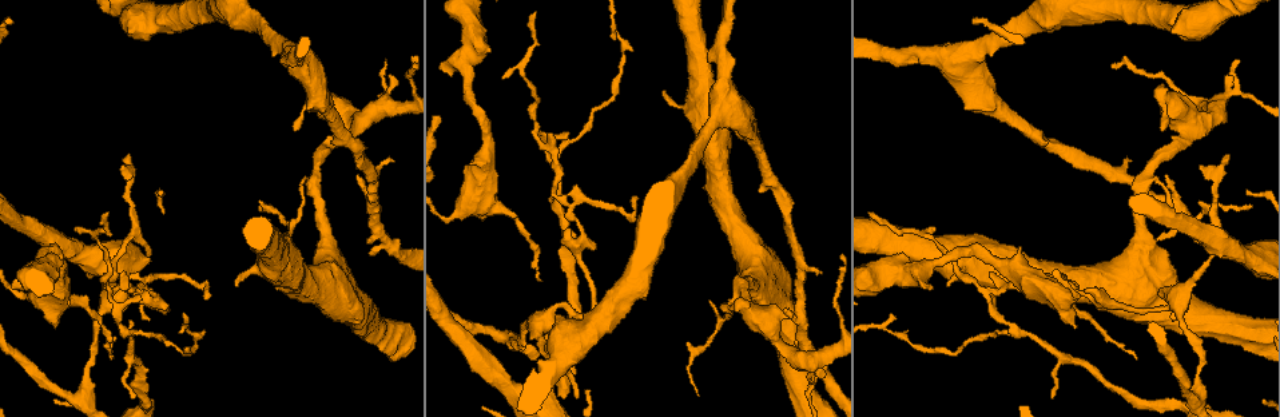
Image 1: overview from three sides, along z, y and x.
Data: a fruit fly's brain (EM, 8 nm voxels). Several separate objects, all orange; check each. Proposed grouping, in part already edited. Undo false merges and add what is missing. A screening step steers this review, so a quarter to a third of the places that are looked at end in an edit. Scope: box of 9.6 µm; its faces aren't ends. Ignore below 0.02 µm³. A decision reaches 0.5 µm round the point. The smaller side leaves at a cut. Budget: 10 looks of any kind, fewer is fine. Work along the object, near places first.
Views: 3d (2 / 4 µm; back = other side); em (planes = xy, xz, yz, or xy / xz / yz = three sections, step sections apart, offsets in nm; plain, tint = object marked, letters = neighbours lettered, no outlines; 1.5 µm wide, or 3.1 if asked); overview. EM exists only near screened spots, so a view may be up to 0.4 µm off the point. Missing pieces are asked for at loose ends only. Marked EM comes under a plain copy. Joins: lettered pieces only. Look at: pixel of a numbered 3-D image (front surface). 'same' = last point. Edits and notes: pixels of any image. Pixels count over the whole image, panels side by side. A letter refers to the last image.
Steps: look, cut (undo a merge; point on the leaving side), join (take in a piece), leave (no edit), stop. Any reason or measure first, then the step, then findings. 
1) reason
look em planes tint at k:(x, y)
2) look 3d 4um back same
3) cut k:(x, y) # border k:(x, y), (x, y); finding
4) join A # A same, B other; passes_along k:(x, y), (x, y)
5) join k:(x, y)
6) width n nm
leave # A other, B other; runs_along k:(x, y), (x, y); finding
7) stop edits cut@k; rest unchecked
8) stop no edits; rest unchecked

look em planes letters at 1:(821, 271)

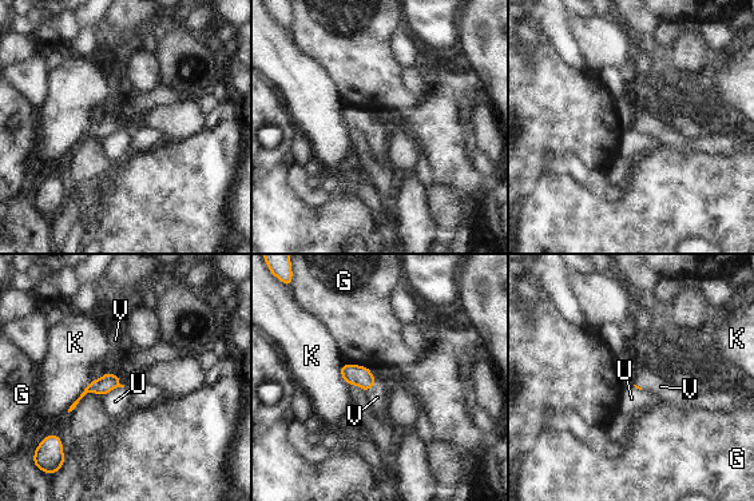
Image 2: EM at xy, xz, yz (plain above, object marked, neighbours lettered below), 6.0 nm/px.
join V # G other, K other, U other, V same; passes_along 2:(353, 374), (370, 388), (377, 397); it goes on there

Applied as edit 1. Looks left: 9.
look overview

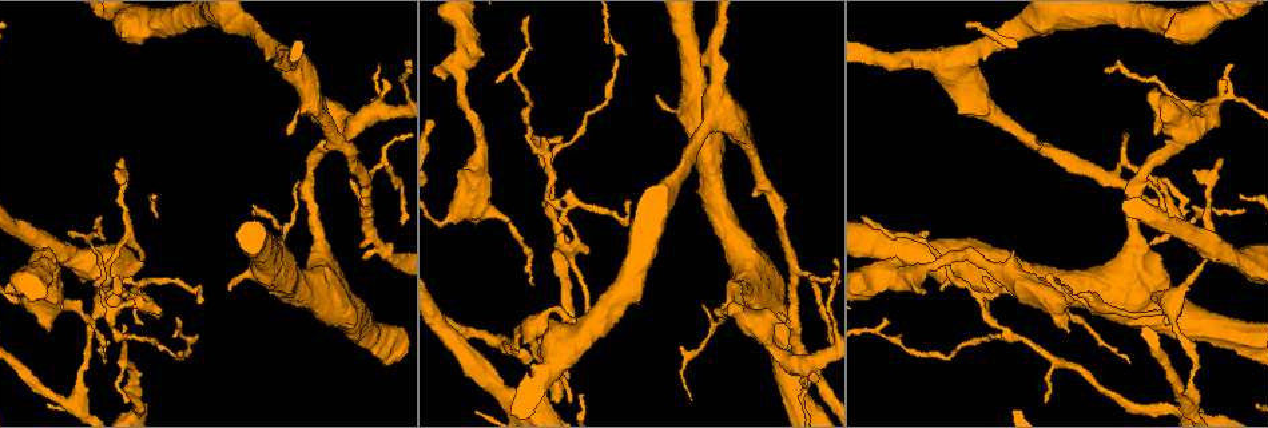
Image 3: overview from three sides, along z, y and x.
sharp bend
look em planes letters at 3:(739, 312)

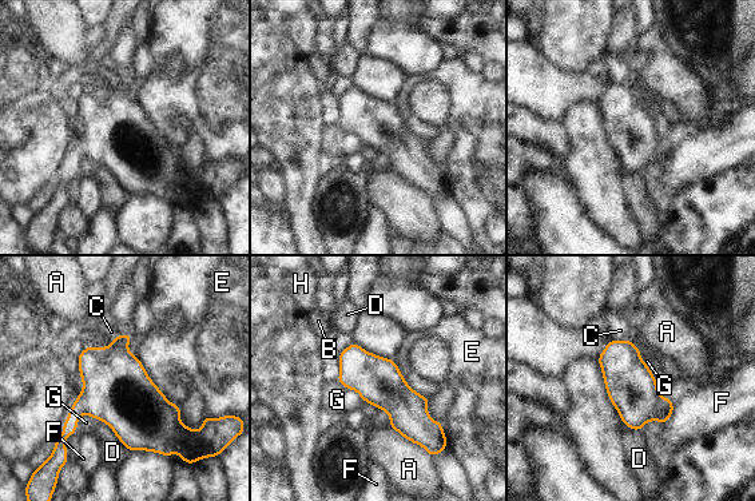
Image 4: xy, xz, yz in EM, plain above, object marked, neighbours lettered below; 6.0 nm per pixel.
width 280 nm; longest_contact E 420 nm
leave # A other, B other, C other, D other, E other, F other, G other, H other; continuous, no second cell

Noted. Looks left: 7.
narrows sharply
look em planes letters at 3:(529, 136)

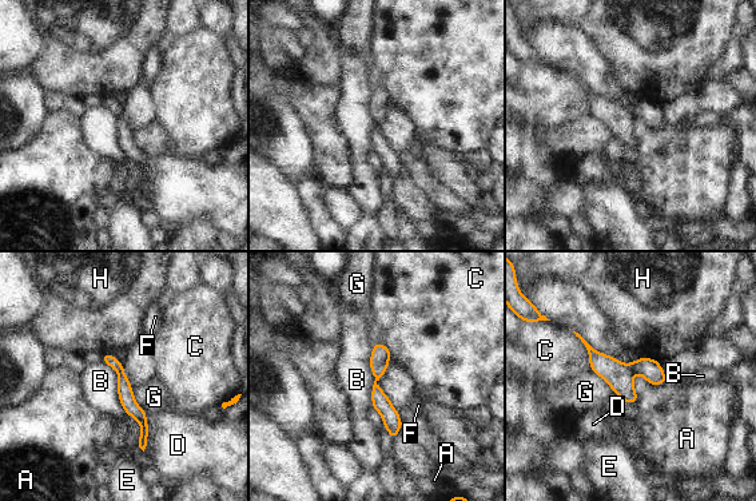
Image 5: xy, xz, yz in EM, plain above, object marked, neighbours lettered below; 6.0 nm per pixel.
longest_contact B 400 nm
cut 5:(619, 376) # A other, B other, C other, D other, E other, F other, G other, H other; two cells meet here

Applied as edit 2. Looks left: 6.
stop edits join@2, cut@5; rest unchecked

